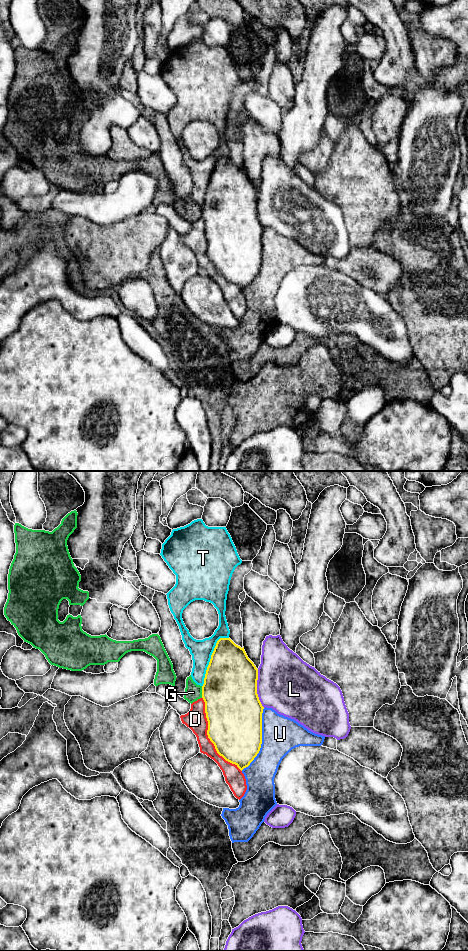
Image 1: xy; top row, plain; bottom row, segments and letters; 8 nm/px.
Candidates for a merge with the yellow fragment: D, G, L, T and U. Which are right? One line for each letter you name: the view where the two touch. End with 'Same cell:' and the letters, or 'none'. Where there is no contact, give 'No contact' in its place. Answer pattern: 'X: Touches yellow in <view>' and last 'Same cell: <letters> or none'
Same cell: none

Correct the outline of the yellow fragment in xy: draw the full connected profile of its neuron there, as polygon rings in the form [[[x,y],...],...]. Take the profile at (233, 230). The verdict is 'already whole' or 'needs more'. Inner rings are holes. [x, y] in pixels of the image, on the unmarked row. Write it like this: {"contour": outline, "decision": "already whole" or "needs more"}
{"contour": [[[220,158],[217,161],[214,171],[211,175],[211,179],[204,198],[204,204],[202,206],[202,218],[205,222],[205,233],[208,241],[207,255],[210,261],[214,264],[217,273],[222,276],[226,281],[235,284],[241,291],[244,288],[248,287],[250,283],[254,280],[254,278],[259,273],[262,264],[262,233],[264,227],[262,226],[257,214],[257,200],[258,189],[254,185],[254,183],[248,178],[244,167],[241,168],[240,166],[236,165],[230,158]]], "decision": "already whole"}

